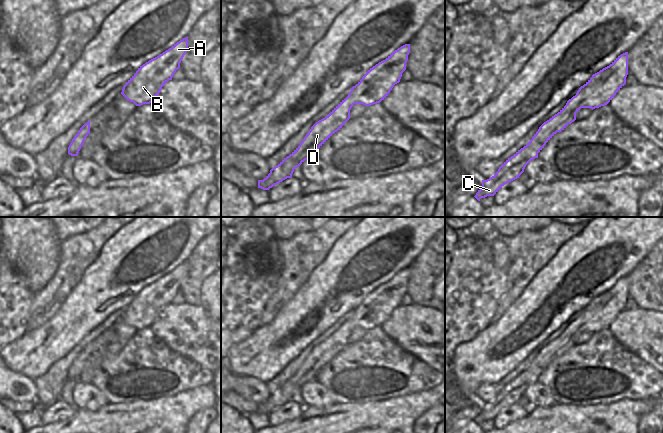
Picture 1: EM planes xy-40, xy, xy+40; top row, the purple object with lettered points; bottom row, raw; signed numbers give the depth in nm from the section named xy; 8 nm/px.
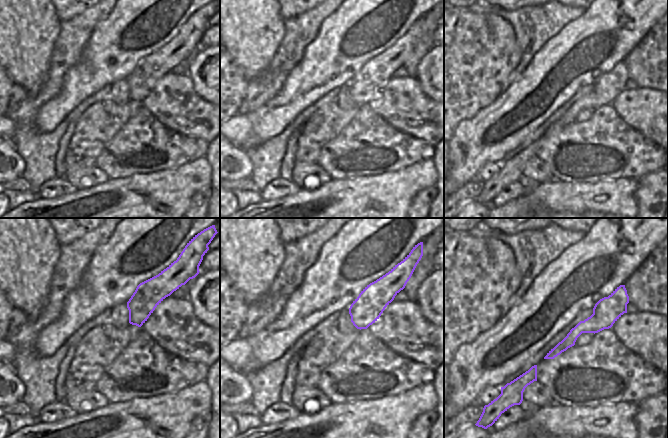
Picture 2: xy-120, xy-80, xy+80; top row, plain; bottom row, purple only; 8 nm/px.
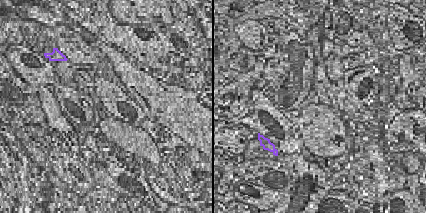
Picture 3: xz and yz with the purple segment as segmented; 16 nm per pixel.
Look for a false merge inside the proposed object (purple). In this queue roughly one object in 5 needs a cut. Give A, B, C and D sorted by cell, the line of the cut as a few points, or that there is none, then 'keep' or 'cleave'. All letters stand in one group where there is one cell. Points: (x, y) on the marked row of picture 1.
A B C D; no cut; keep

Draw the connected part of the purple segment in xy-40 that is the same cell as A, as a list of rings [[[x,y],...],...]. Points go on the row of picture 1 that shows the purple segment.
[[[185,37],[140,66],[123,86],[121,94],[136,106],[150,104],[158,96],[162,87],[172,80],[187,51],[188,37]]]

